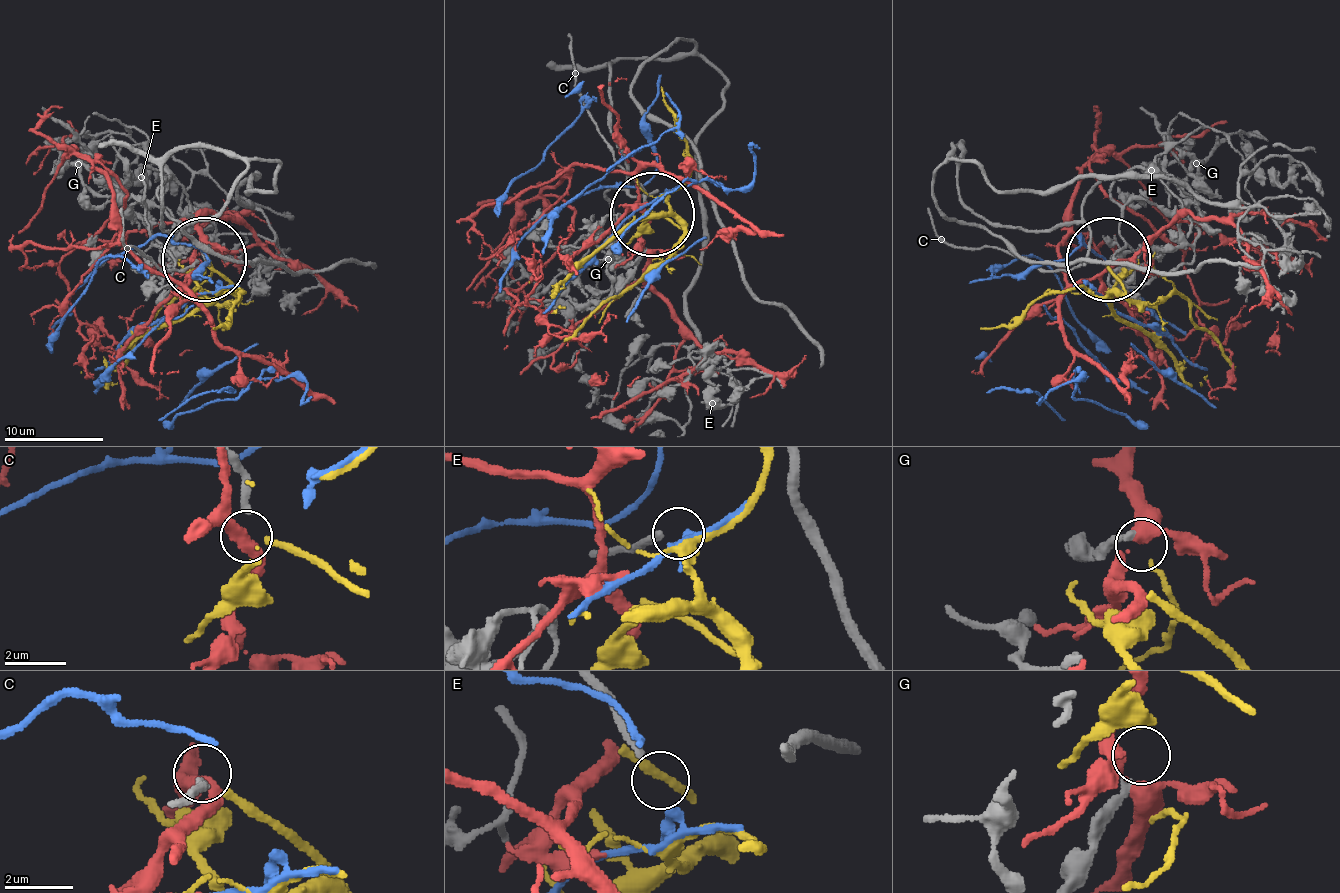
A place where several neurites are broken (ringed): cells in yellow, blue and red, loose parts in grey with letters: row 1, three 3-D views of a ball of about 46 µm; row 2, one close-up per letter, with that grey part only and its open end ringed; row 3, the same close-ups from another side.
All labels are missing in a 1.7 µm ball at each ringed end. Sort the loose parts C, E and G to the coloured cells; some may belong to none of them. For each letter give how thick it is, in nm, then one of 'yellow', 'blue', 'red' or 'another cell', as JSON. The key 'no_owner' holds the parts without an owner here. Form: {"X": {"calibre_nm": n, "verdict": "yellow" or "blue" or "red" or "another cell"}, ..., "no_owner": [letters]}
{"C": {"calibre_nm": 280, "verdict": "another cell"}, "E": {"calibre_nm": 240, "verdict": "another cell"}, "G": {"calibre_nm": 240, "verdict": "another cell"}, "no_owner": ["C", "E", "G"]}

